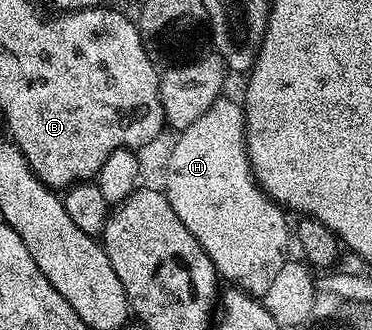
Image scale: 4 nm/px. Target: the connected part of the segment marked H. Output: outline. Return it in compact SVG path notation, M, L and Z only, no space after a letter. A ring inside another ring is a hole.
M219 97L192 125L179 132L170 150L163 194L173 212L200 246L208 253L219 276L230 280L255 298L265 298L273 279L288 261L288 243L292 231L288 229L287 212L257 183L251 169L246 147L245 108L227 97Z

